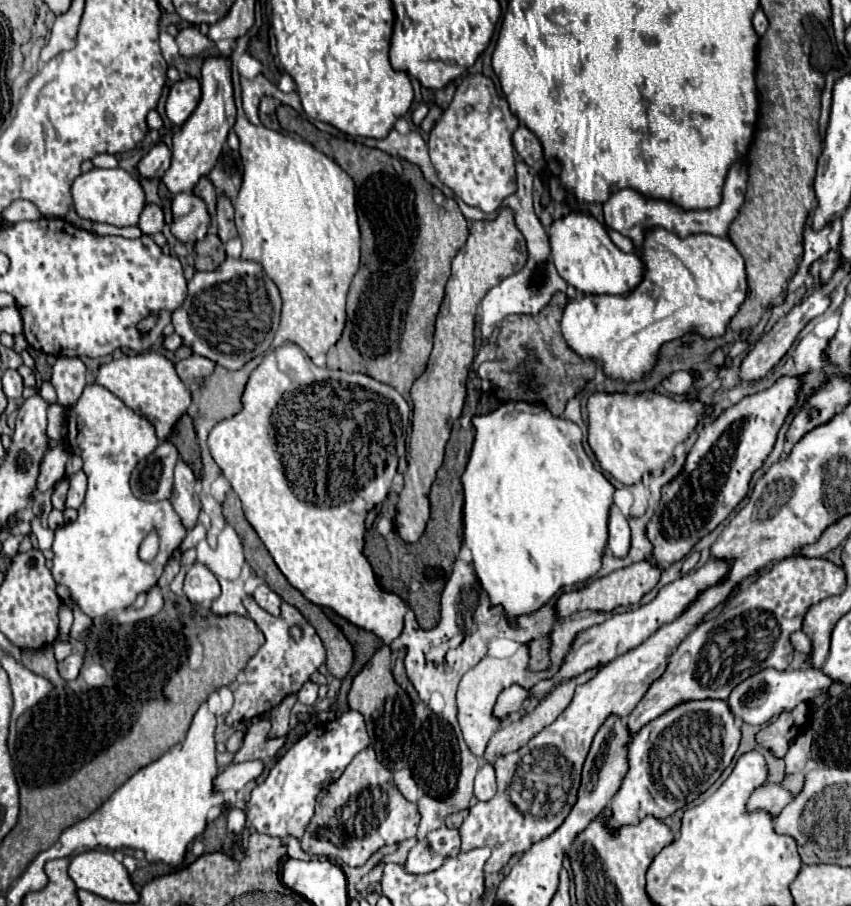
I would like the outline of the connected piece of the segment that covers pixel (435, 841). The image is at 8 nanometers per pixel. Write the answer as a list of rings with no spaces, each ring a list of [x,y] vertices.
[[[442,826],[420,840],[408,854],[406,870],[410,874],[426,874],[442,866],[442,862],[460,852],[460,834],[454,828]]]

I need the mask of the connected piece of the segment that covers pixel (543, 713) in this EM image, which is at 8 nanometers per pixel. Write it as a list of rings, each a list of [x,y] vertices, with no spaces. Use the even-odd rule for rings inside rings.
[[[590,670],[590,672],[584,672],[584,674],[576,676],[574,680],[566,680],[566,682],[562,682],[554,692],[546,694],[534,708],[530,708],[530,712],[506,720],[506,722],[502,724],[502,728],[490,738],[490,742],[488,742],[486,752],[484,752],[482,758],[484,758],[488,764],[494,764],[500,756],[510,754],[510,752],[516,752],[518,748],[522,748],[522,744],[526,744],[530,738],[534,738],[542,728],[546,728],[546,724],[552,724],[552,722],[564,712],[564,708],[570,704],[572,696],[574,696],[574,688],[576,688],[578,684],[584,684],[586,680],[590,680],[590,676],[594,676],[594,672],[596,672],[596,670]]]

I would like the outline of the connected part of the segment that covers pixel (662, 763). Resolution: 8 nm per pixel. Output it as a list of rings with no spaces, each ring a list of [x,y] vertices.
[[[688,700],[676,704],[662,716],[654,718],[650,724],[642,726],[630,744],[628,762],[630,770],[624,776],[624,782],[614,796],[610,808],[612,818],[608,820],[610,828],[618,828],[624,824],[638,824],[646,814],[654,814],[658,820],[674,814],[678,808],[694,802],[702,792],[706,792],[724,772],[724,768],[732,762],[740,742],[740,728],[734,722],[734,714],[724,700]]]

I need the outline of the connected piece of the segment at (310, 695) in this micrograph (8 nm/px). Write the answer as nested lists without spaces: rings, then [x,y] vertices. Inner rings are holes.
[[[306,682],[298,692],[298,700],[306,706],[312,706],[316,702],[316,698],[318,698],[318,684],[314,684],[314,682]]]

